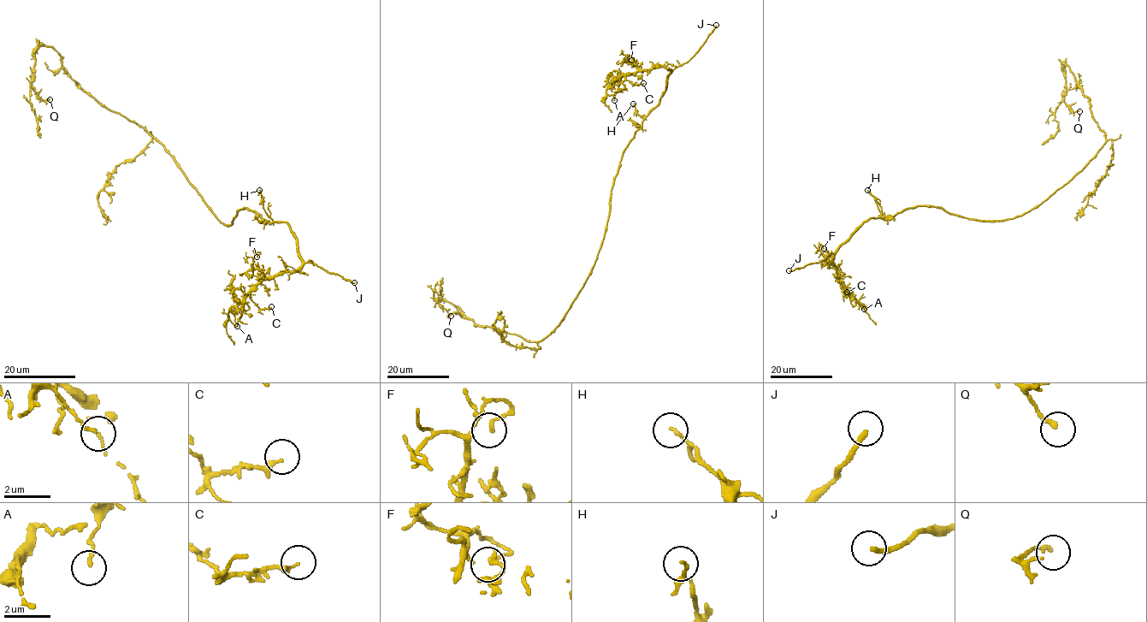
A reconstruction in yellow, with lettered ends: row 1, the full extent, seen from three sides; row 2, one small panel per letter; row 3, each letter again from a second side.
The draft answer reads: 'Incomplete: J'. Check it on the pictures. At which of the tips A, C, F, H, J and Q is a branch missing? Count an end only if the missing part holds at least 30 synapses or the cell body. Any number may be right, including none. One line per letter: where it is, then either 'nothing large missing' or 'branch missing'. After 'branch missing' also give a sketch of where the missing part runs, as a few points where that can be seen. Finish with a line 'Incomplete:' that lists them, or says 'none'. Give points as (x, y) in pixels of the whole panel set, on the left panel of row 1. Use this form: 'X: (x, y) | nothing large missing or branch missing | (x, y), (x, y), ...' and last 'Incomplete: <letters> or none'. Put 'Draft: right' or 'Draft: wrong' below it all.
A: (237, 326) | nothing large missing
C: (271, 306) | nothing large missing
F: (257, 257) | nothing large missing
H: (259, 190) | nothing large missing
J: (354, 282) | branch missing | (354, 282), (341, 293), (330, 266)
Q: (50, 99) | nothing large missing
Incomplete: J
Draft: right

